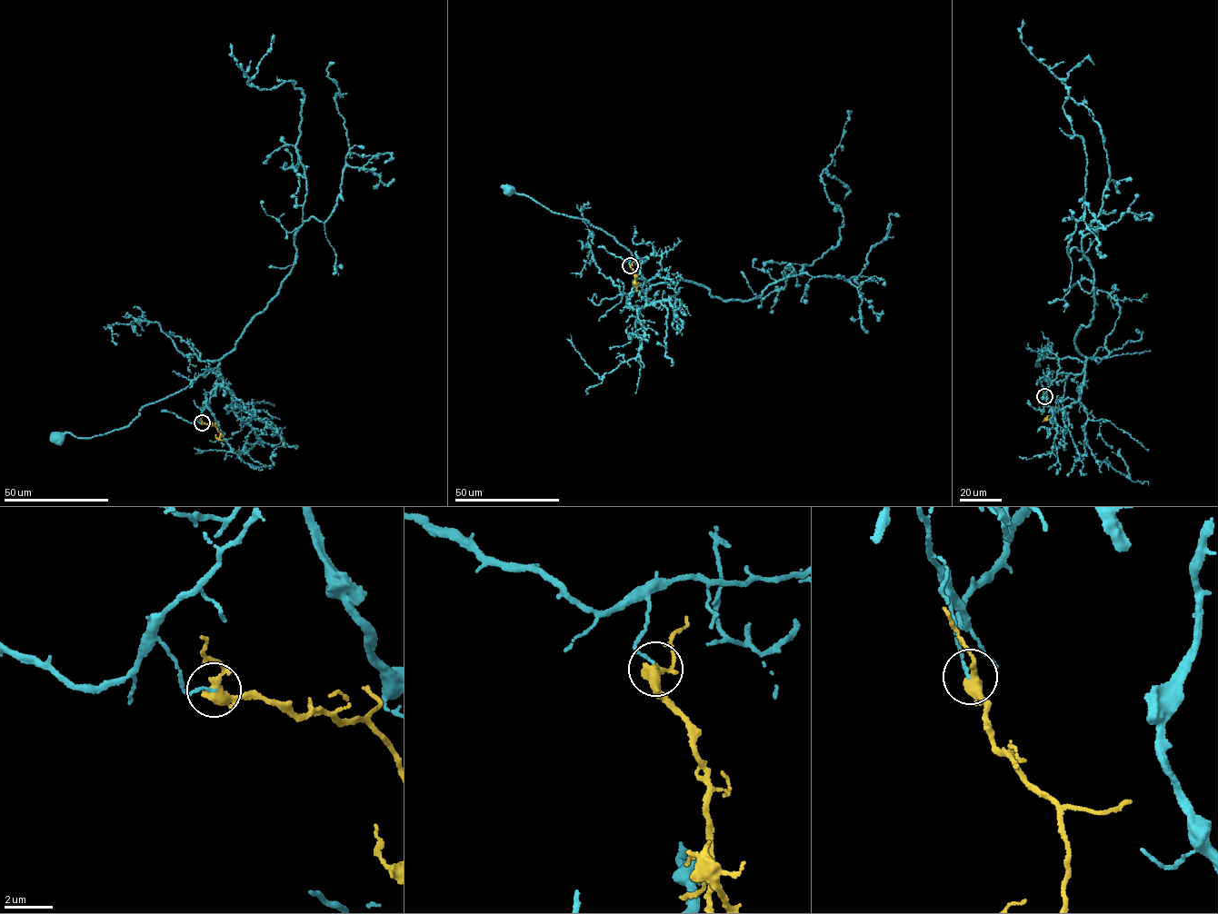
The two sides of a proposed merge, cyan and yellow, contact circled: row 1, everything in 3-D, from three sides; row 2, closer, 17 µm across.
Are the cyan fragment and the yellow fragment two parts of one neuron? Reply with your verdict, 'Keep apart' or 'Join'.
Keep apart

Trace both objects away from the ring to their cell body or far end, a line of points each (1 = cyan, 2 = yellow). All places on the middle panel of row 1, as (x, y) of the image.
1: (631, 266), (631, 258), (645, 257), (639, 269), (645, 292), (631, 251), (612, 236), (510, 190)
2: (631, 266), (636, 287), (636, 283), (641, 283)

